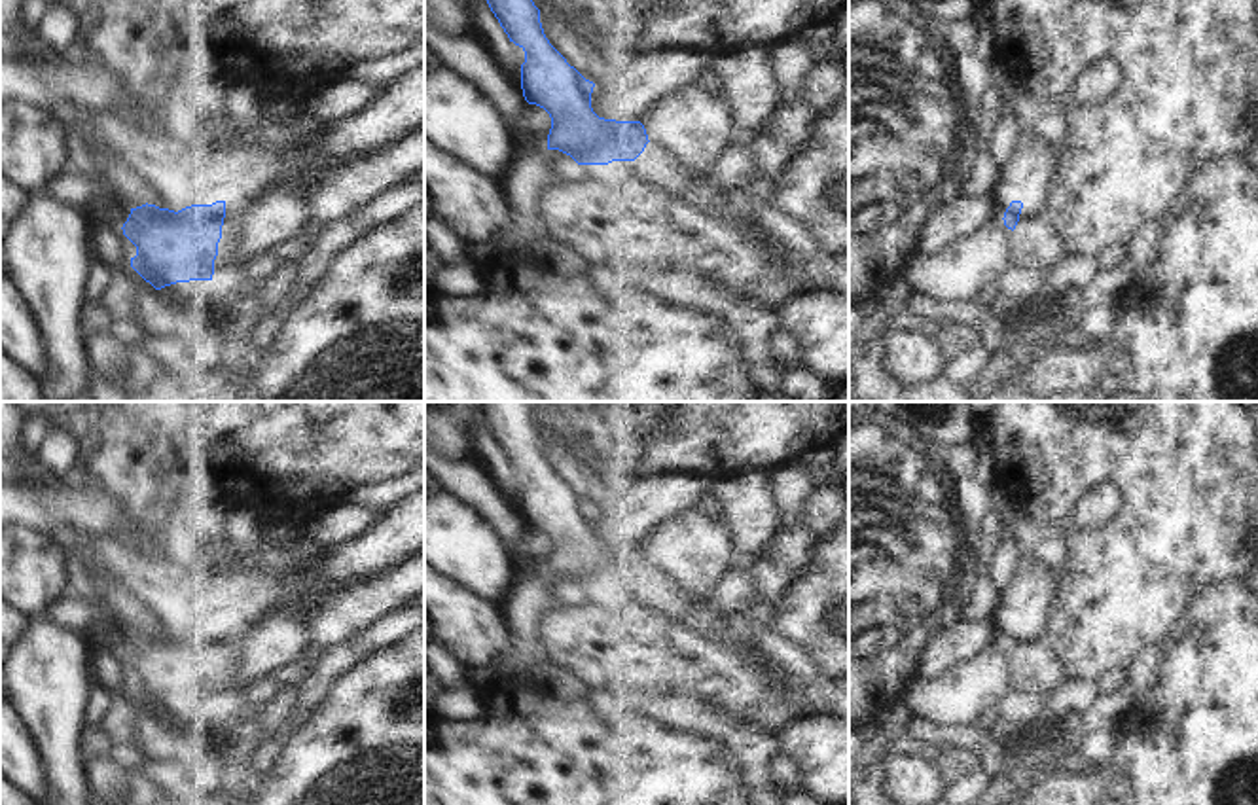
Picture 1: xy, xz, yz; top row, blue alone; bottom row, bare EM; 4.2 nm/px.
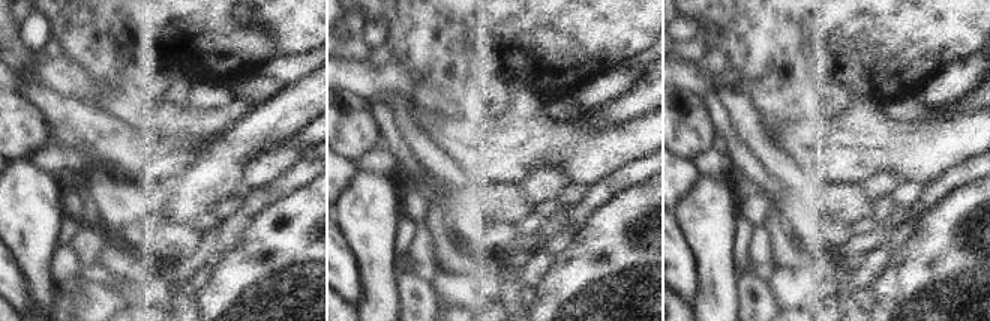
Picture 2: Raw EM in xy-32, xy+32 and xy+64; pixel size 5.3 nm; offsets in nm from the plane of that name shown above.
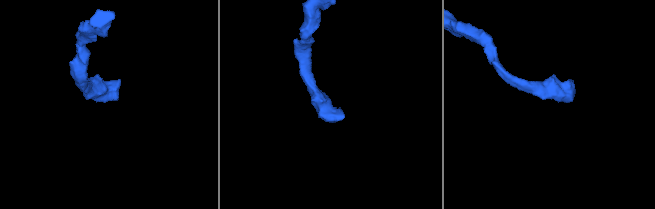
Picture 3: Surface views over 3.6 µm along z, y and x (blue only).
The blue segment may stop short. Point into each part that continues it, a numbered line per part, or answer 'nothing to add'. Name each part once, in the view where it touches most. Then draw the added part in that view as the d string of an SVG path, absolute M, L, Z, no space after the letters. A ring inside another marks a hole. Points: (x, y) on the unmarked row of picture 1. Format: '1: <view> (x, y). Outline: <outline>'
1: xy (224, 694). Outline: M220 676L214 684L214 699L212 705L216 708L222 708L225 714L235 712L235 684L233 682L224 682Z

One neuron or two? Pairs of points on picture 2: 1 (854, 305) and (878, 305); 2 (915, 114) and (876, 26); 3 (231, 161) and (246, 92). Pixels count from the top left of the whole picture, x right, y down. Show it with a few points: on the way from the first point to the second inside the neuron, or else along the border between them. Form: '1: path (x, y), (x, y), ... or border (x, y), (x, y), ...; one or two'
1: border (863, 297), (860, 305); two
2: border (915, 96), (885, 99), (878, 104); two
3: border (285, 87), (255, 108); two

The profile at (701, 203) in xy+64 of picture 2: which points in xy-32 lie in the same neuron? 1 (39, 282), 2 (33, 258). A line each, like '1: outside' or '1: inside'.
1: inside
2: inside

